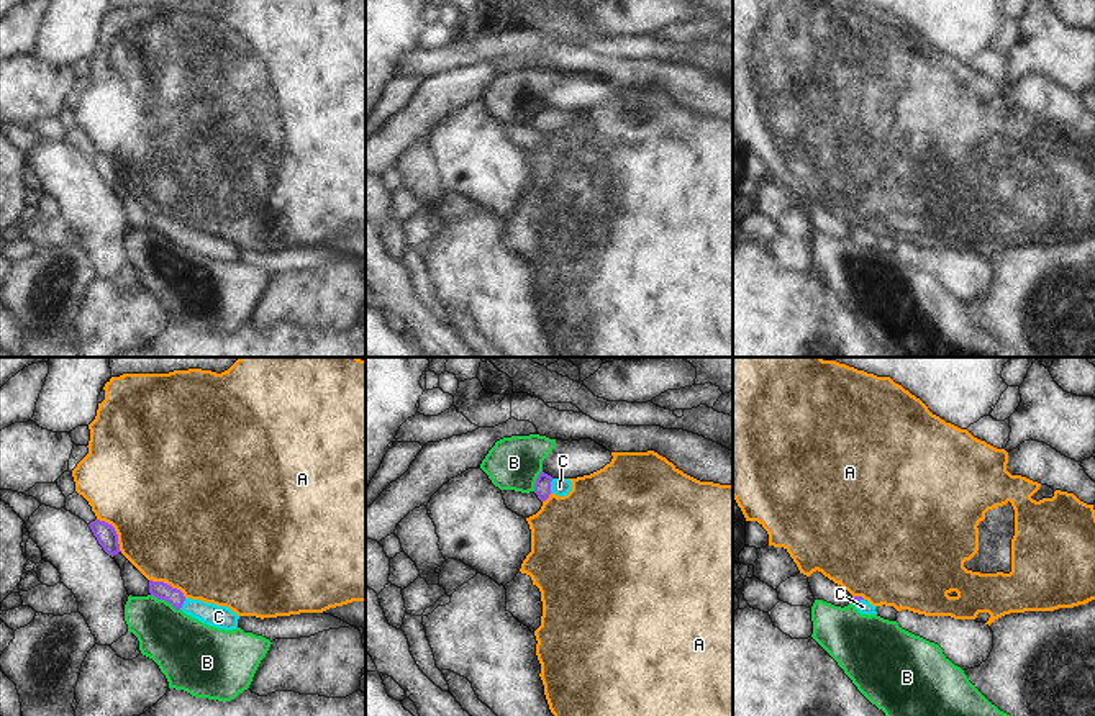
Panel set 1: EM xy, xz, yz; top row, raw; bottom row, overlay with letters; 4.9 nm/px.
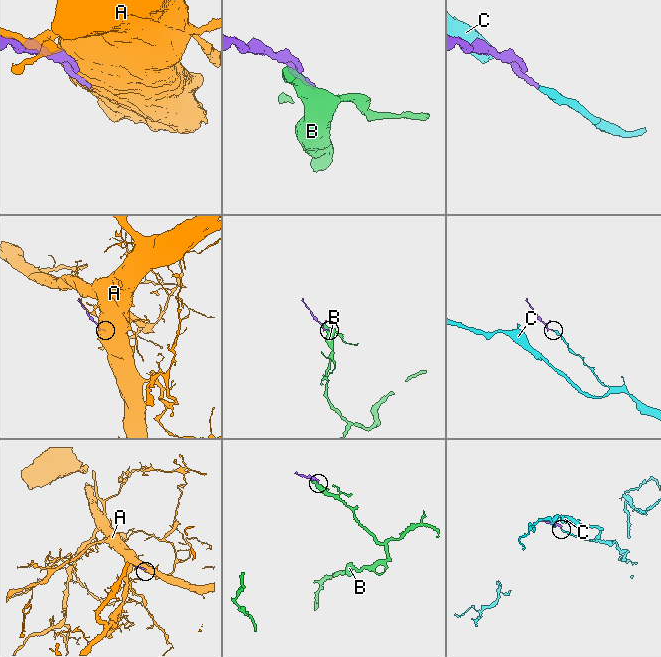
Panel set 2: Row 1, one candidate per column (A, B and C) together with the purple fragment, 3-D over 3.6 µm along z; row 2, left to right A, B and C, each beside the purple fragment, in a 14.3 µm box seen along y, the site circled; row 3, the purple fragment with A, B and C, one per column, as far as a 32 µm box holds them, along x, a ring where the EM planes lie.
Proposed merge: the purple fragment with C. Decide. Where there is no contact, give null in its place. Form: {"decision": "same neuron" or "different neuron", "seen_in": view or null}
{"decision": "same neuron", "seen_in": "xz"}

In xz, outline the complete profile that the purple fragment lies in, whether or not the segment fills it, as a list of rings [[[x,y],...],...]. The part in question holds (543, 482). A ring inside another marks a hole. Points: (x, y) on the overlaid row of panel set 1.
[[[541,472],[534,483],[534,493],[541,501],[546,501],[551,493],[564,496],[572,490],[569,478],[552,478],[551,475]]]

